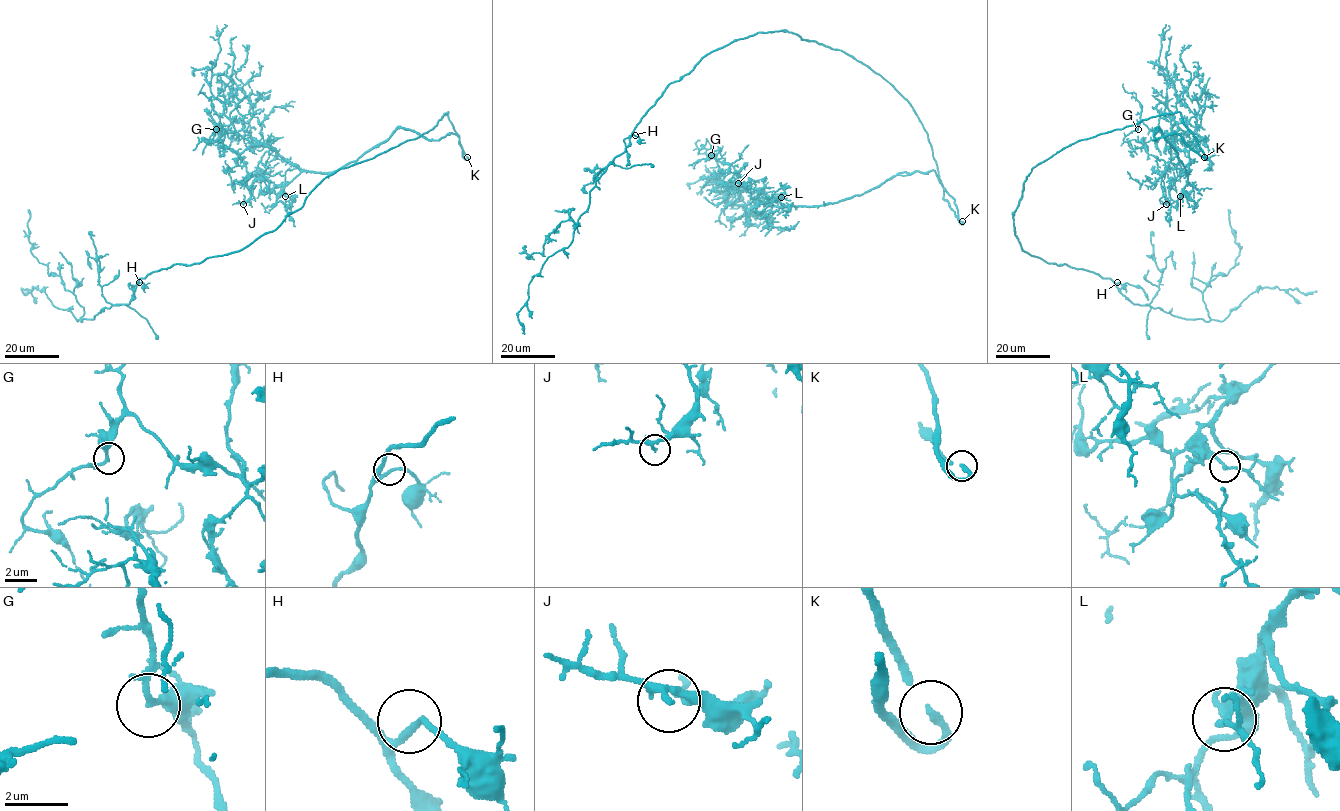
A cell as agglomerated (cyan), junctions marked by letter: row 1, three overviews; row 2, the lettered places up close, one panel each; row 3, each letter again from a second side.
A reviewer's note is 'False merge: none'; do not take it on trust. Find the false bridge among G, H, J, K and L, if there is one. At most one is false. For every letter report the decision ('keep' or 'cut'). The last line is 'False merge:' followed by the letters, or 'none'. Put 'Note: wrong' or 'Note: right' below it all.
G: keep
H: keep
J: keep
K: keep
L: keep
False merge: none
Note: right

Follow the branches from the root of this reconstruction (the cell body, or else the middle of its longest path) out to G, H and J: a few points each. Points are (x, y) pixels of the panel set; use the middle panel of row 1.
G: (890, 84), (926, 131), (963, 224), (933, 170), (835, 203), (775, 207), (723, 182), (711, 155)
H: (890, 84), (840, 50), (790, 32), (758, 32), (706, 54), (688, 73), (672, 82), (641, 118), (635, 135)
J: (890, 84), (926, 131), (943, 198), (963, 224), (933, 170), (816, 206), (775, 207), (738, 183)

